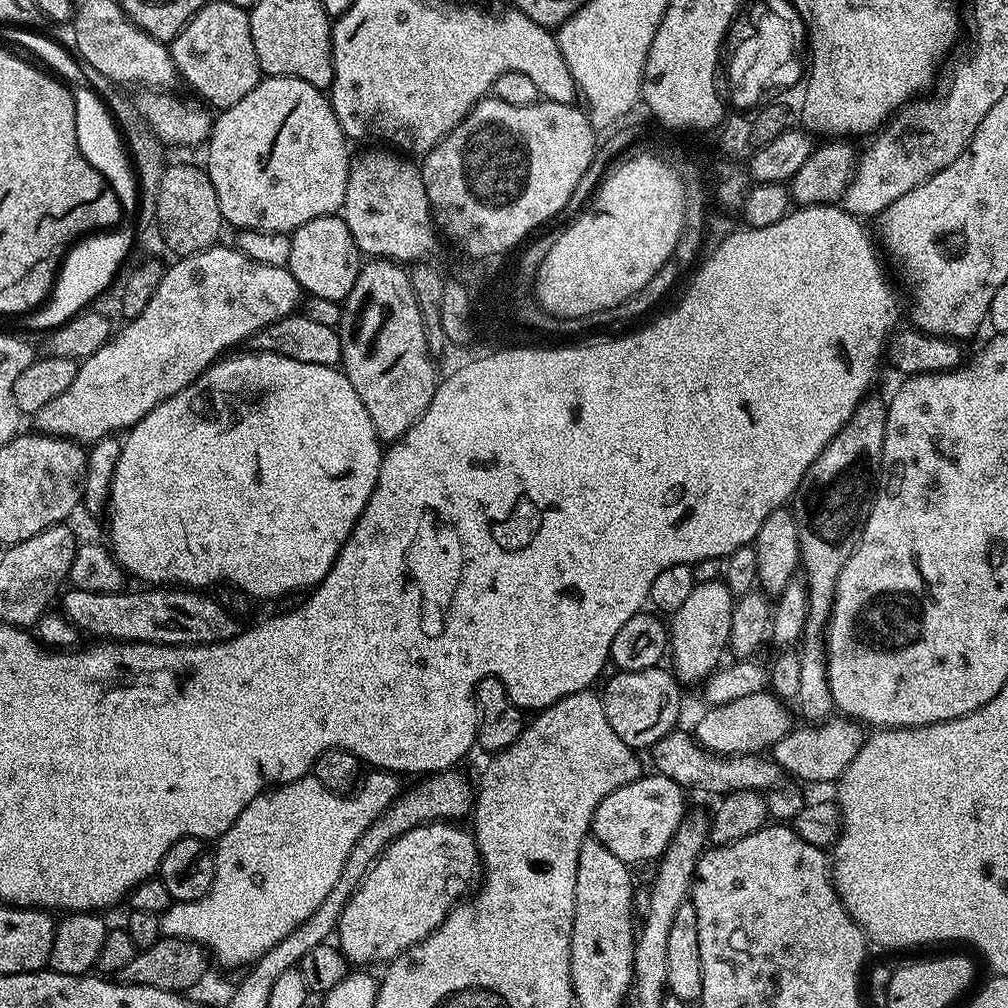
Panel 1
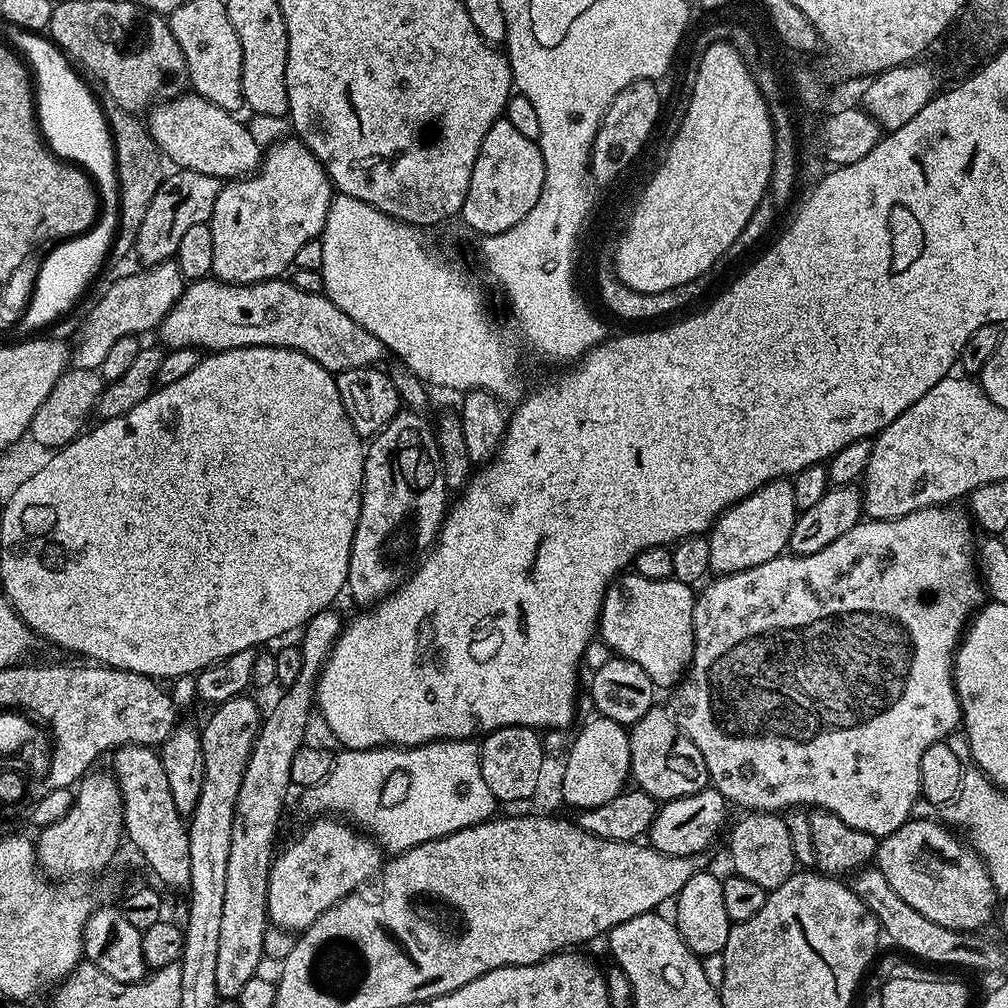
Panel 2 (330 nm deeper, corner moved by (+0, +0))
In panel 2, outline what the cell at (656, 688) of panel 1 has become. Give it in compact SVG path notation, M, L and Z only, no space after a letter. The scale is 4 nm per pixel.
M653 706L638 722L628 728L630 776L635 787L657 802L698 794L709 787L708 767L694 742L680 731L667 707Z

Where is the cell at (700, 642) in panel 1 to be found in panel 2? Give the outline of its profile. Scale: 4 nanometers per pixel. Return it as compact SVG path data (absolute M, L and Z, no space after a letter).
M787 479L771 480L737 504L732 504L707 533L711 571L716 576L732 576L785 555L790 542L790 530L794 530L797 515L794 490Z

